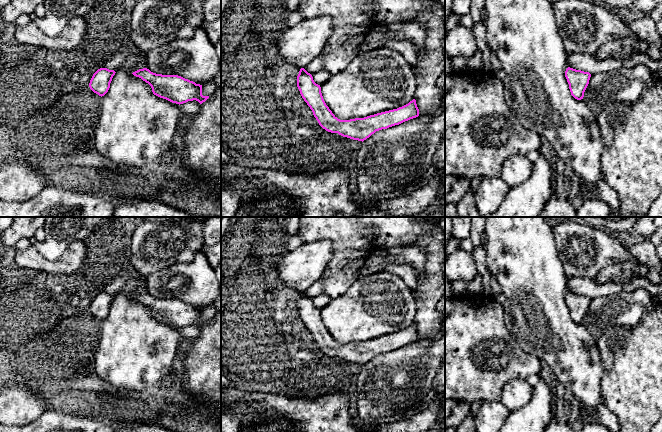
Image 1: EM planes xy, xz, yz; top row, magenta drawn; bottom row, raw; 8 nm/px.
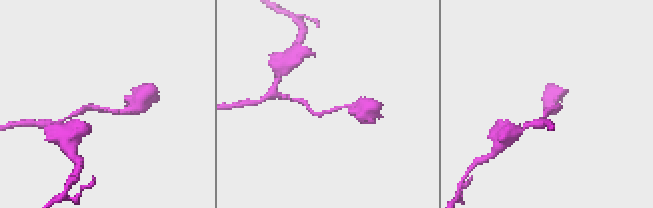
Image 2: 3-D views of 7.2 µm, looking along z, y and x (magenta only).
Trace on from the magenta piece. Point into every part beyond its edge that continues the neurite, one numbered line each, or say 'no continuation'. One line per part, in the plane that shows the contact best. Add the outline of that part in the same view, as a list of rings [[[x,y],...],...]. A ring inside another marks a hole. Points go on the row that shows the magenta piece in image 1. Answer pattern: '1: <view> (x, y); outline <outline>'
no continuation

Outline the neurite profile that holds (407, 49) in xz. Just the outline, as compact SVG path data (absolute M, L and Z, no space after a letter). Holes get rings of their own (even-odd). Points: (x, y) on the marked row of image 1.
M387 41L384 47L399 52L412 67L415 66L417 62L417 50L409 41Z

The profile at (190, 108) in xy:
M188 101L186 103L180 104L179 109L181 110L184 118L190 118L196 115L201 107L201 104L196 101Z

